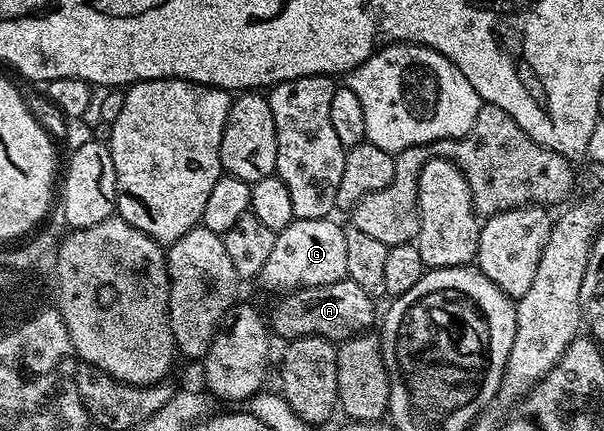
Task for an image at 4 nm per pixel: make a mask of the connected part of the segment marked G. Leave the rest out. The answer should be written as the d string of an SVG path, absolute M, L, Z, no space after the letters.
M333 217L320 220L295 218L292 224L288 224L288 228L278 231L276 245L272 247L268 261L257 276L257 281L262 282L263 288L289 292L343 281L348 268L344 229L334 221Z

